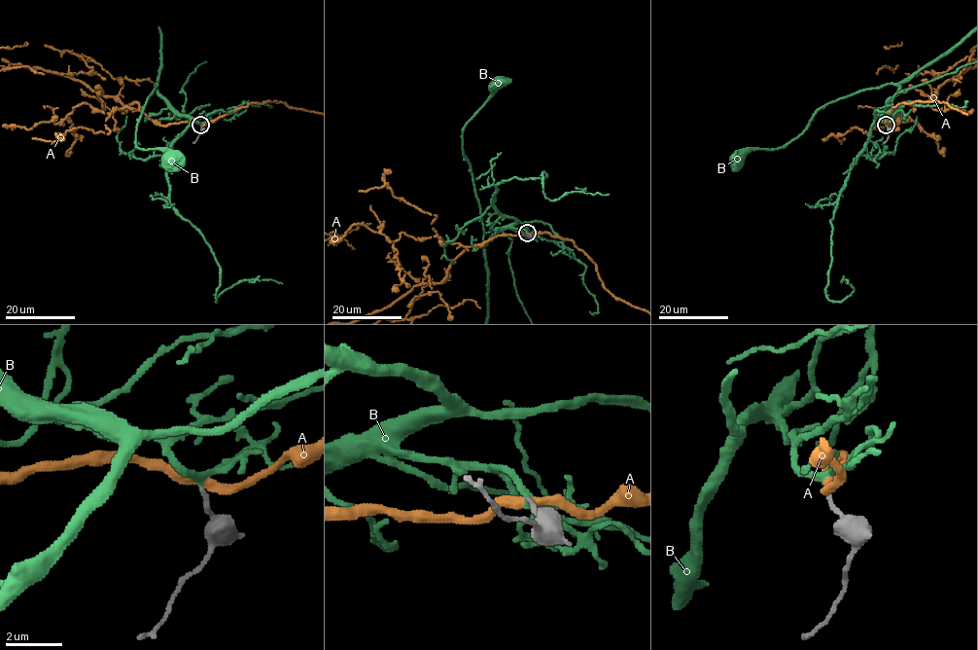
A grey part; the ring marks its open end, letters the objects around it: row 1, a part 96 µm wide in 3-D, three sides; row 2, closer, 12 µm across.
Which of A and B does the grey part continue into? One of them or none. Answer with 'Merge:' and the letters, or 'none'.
Merge: none

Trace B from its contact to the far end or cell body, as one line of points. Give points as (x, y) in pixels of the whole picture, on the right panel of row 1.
B: (886, 125), (881, 113), (898, 89), (892, 84), (825, 104), (785, 145), (751, 149), (736, 162)

